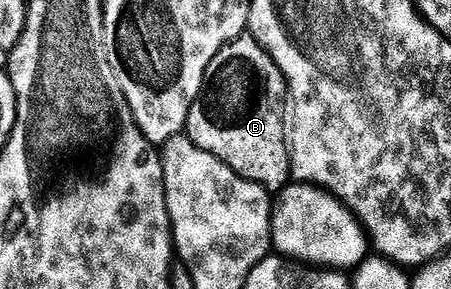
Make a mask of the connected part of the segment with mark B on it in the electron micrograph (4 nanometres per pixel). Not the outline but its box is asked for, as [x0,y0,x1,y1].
[185,35,292,191]

